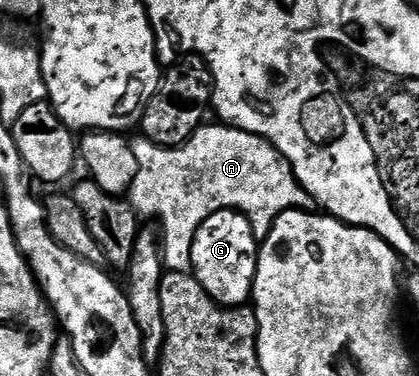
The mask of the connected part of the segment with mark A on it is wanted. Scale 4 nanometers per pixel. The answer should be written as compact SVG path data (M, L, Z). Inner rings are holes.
M202 124L184 145L176 148L158 146L143 135L136 135L130 141L134 156L138 159L138 173L126 192L126 197L141 218L158 222L162 234L162 264L165 270L173 273L187 273L191 270L194 235L198 227L202 227L202 223L206 223L206 219L218 211L237 209L244 213L254 227L257 242L262 242L278 215L288 209L312 211L317 208L316 200L305 191L294 175L291 163L269 143L268 138L242 131L235 125L215 124Z

